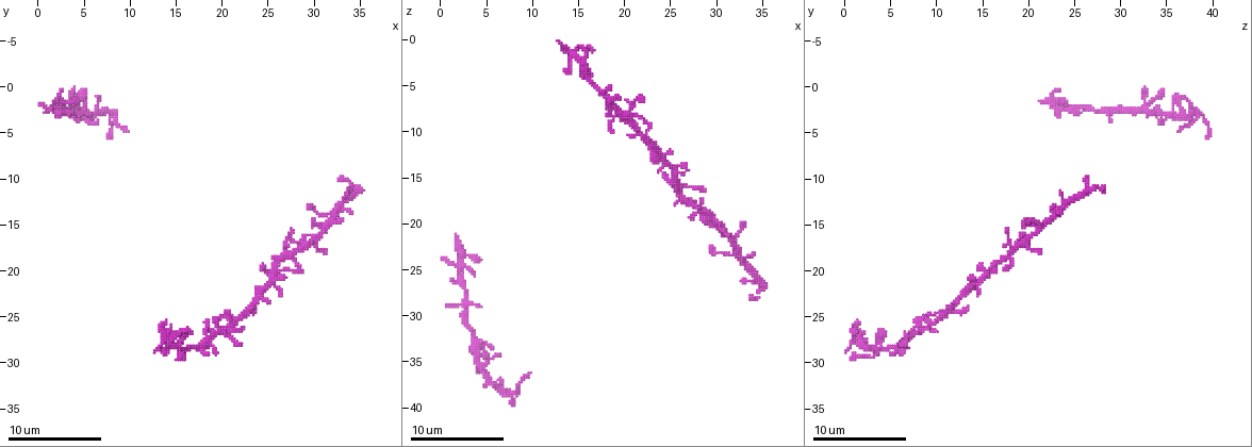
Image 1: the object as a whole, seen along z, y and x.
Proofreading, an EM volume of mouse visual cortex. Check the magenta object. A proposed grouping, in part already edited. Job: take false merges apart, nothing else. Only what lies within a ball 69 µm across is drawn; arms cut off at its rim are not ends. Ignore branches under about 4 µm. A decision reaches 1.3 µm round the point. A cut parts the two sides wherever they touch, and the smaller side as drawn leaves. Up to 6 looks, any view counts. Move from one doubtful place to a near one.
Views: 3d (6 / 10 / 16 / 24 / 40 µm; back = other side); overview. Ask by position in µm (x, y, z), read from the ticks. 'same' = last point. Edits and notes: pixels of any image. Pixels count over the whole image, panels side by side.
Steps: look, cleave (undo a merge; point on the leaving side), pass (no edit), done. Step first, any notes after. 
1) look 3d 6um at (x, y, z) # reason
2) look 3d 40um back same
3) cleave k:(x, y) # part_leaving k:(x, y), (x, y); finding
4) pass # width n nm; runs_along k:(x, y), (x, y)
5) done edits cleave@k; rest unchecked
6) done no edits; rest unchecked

look 3d 10um at (20.2, 26.8, 8.0) # looks like a crossing

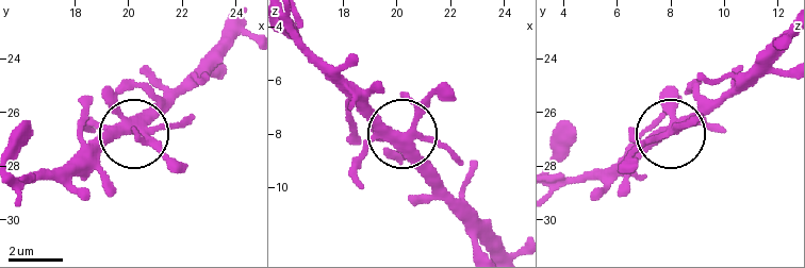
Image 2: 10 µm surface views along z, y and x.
look 3d 6um at (20.1, 26.6, 8.1) # zoom in

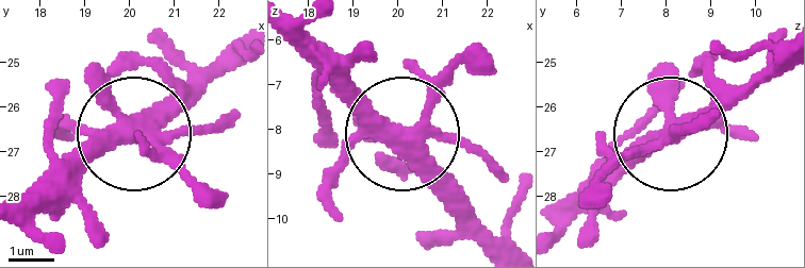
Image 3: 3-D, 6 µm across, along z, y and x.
pass # runs_along 3:(482, 247), (410, 132), (478, 45); continuous, no second neuron

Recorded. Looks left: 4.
look 3d 6um at (14.6, 27.2, 1.0) # four-way junction

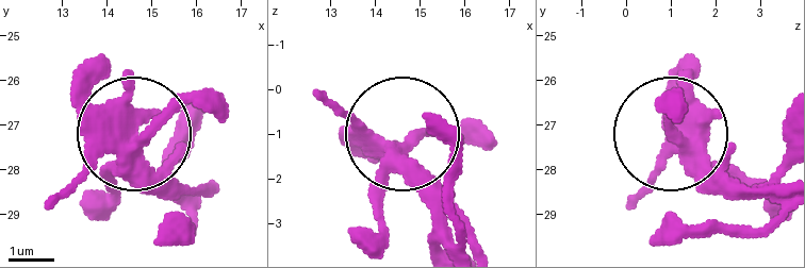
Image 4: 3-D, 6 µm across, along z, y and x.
look 3d 6um back at (14.85, 27.30, 1.10) # from behind

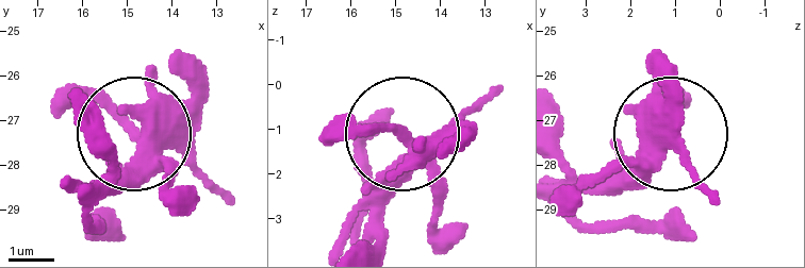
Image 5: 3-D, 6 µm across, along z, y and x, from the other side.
pass # width 340 nm; runs_along 5:(70, 183), (128, 161), (181, 81), (178, 50); continuous, no second neuron

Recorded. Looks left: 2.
look 3d 10um at (32.6, 13.8, 23.0) # three arms meet

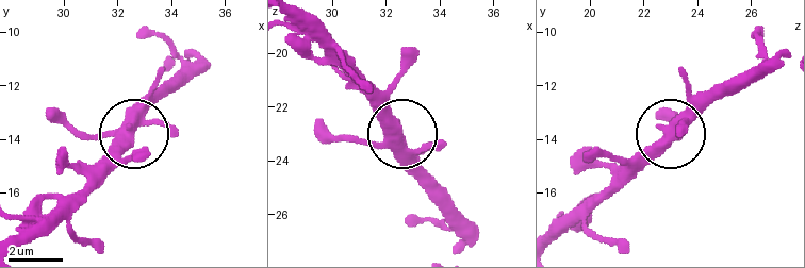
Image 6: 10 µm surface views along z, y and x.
look 3d 10um back at (32.5, 13.8, 23.0)

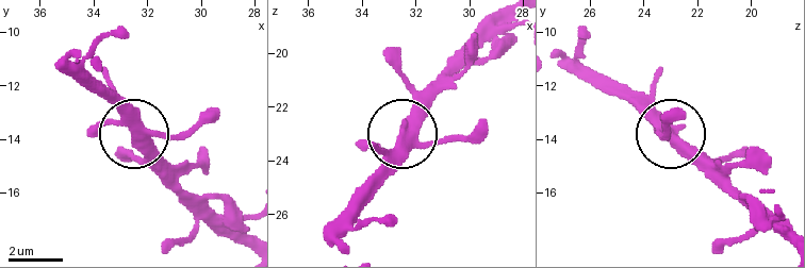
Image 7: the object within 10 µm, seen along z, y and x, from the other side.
pass # width 380 nm; one neuron here

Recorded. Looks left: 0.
done no edits; rest unchecked

